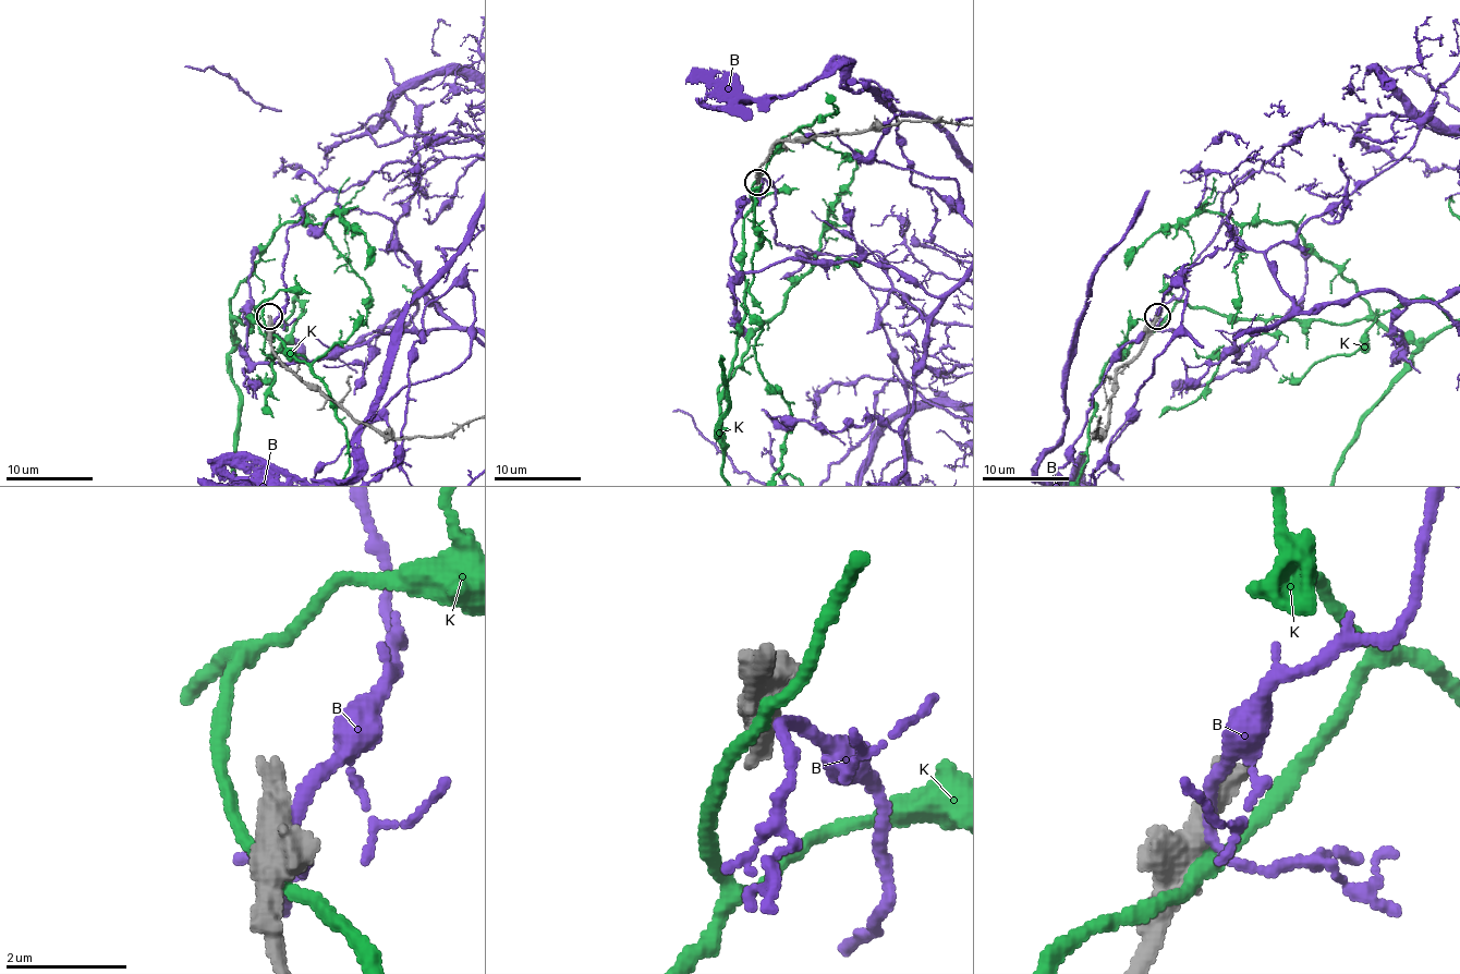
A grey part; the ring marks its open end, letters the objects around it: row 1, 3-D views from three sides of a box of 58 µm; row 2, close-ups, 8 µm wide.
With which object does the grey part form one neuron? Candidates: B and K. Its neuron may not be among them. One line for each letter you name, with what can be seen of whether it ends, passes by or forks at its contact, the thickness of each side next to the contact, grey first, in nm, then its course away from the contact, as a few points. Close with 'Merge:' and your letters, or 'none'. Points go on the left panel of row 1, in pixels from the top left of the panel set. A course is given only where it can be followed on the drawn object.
Merge: none

